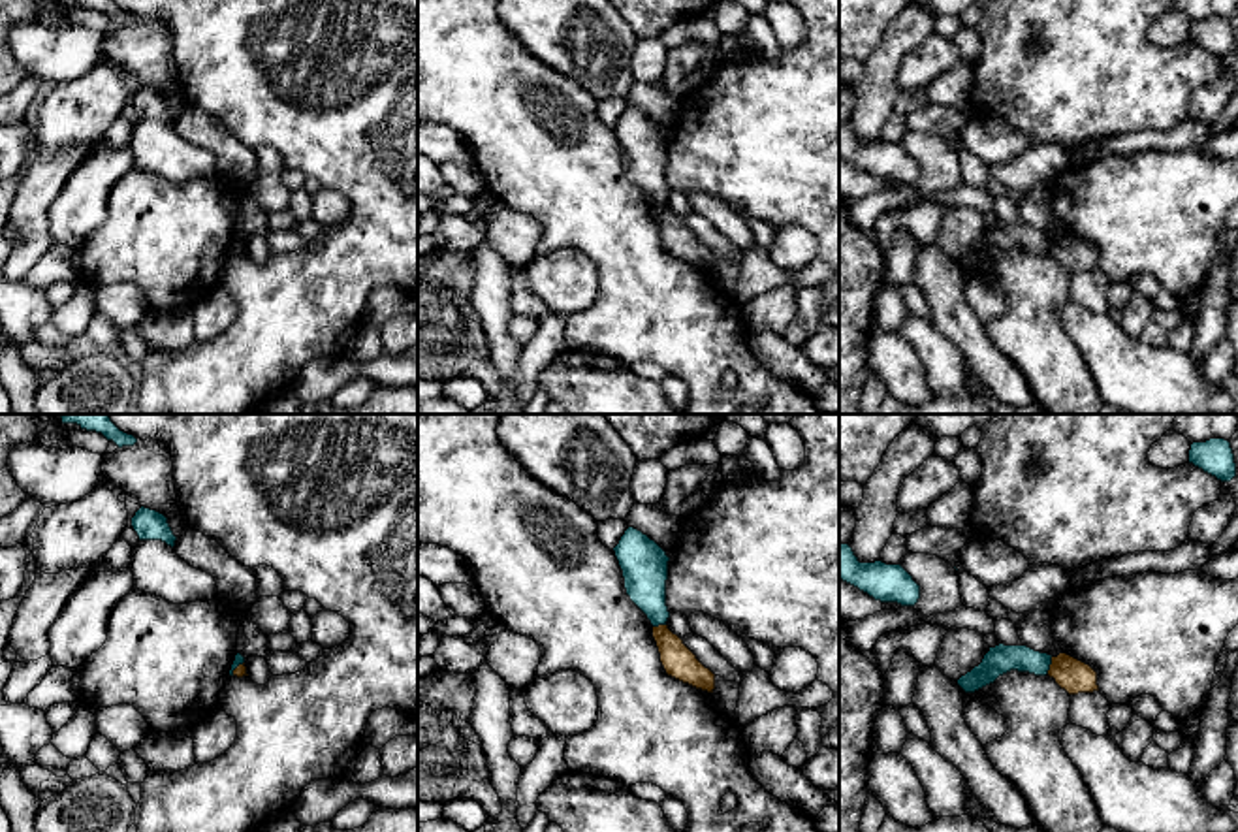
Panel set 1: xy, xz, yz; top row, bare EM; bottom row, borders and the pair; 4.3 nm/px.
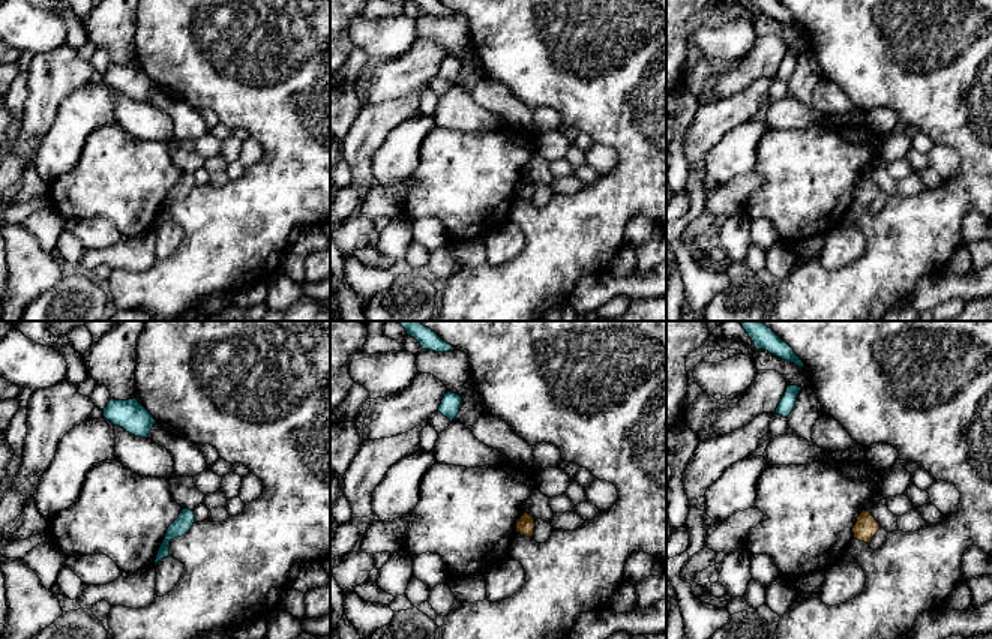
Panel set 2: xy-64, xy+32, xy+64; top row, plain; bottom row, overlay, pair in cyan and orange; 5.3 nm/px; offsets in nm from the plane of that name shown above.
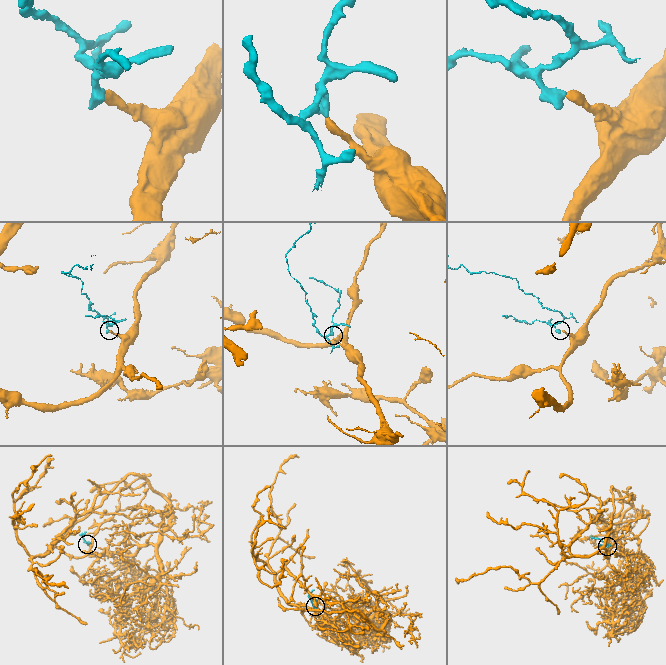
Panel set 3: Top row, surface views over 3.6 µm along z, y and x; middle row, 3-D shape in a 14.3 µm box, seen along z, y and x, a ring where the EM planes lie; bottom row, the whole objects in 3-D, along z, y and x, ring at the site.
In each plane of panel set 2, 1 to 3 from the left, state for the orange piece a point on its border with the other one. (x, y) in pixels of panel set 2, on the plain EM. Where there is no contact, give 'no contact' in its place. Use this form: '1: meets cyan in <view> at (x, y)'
1: no contact
2: no contact
3: no contact

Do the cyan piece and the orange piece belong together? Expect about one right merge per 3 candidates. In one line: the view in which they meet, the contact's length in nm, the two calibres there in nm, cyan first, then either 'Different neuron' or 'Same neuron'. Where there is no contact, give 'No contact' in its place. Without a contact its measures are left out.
Touches cyan in yz. Shared border 80 nm. Thickness 120 nm (cyan) against 140 nm. Different neuron

